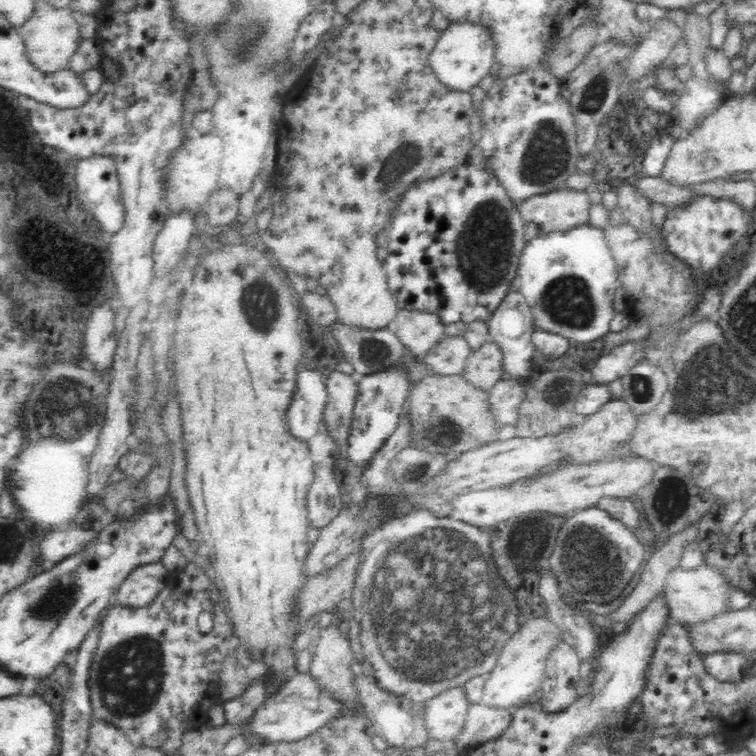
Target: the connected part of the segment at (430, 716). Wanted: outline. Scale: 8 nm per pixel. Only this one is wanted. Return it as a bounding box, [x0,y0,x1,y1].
[419,686,466,754]

